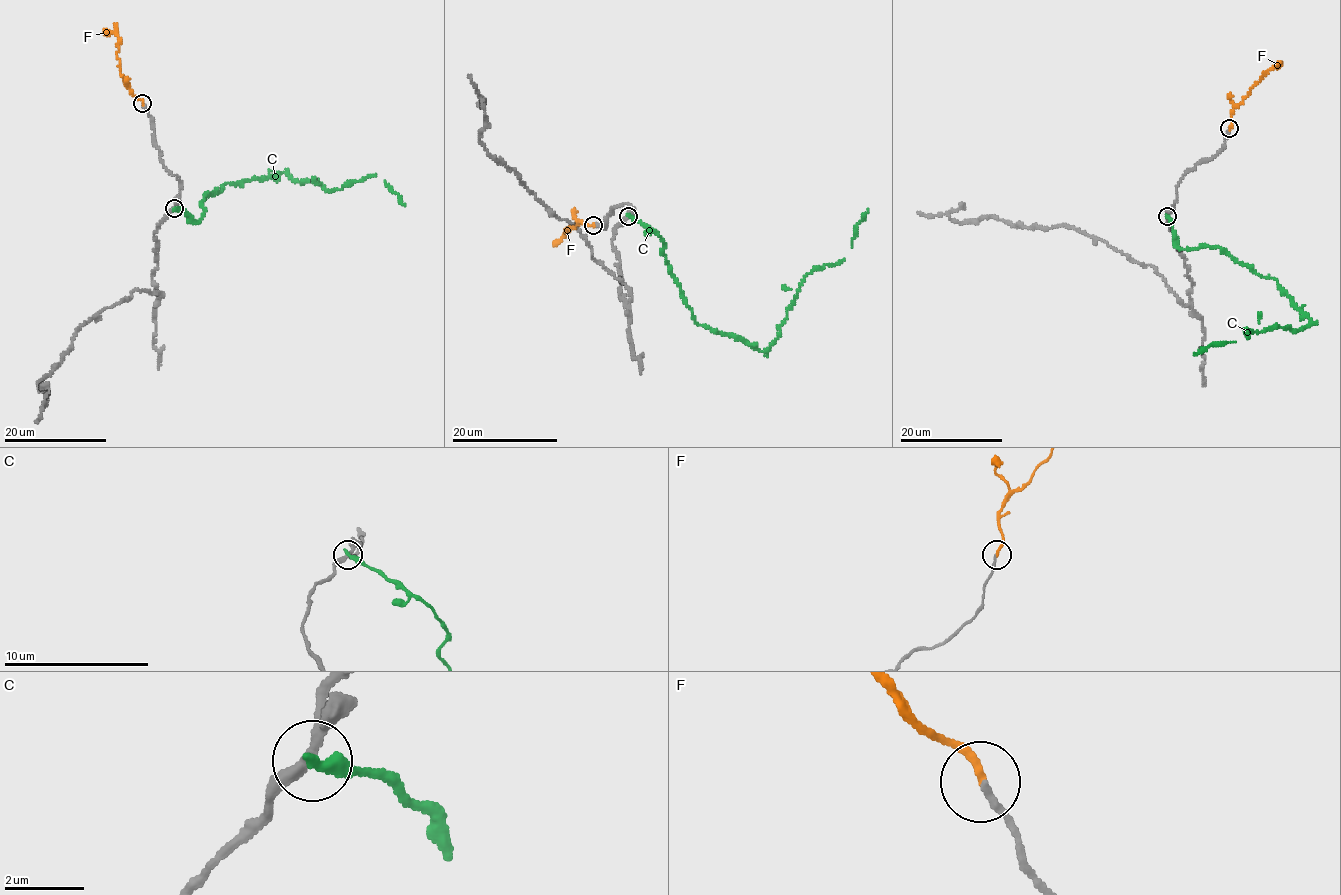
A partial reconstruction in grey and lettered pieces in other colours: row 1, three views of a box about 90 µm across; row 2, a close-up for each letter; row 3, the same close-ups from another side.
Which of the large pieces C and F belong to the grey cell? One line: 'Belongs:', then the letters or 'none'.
Belongs: F

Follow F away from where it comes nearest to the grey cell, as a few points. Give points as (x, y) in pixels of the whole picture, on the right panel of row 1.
F: (1230, 128), (1231, 113), (1267, 71), (1280, 61)

